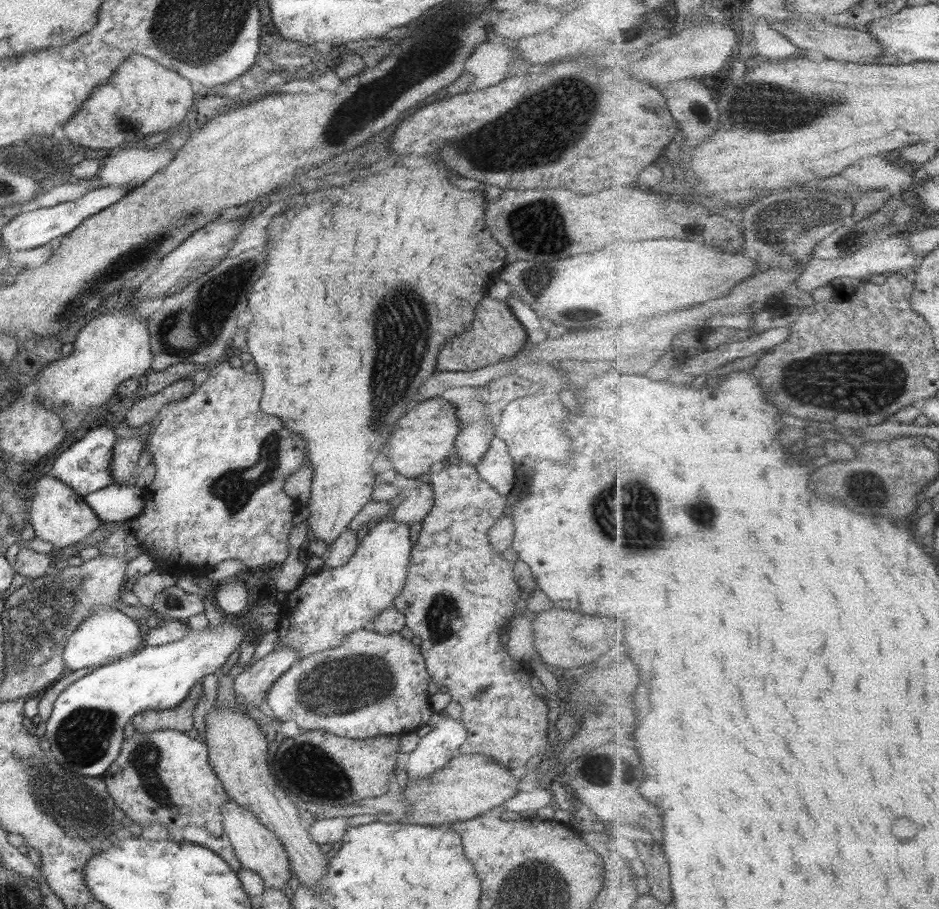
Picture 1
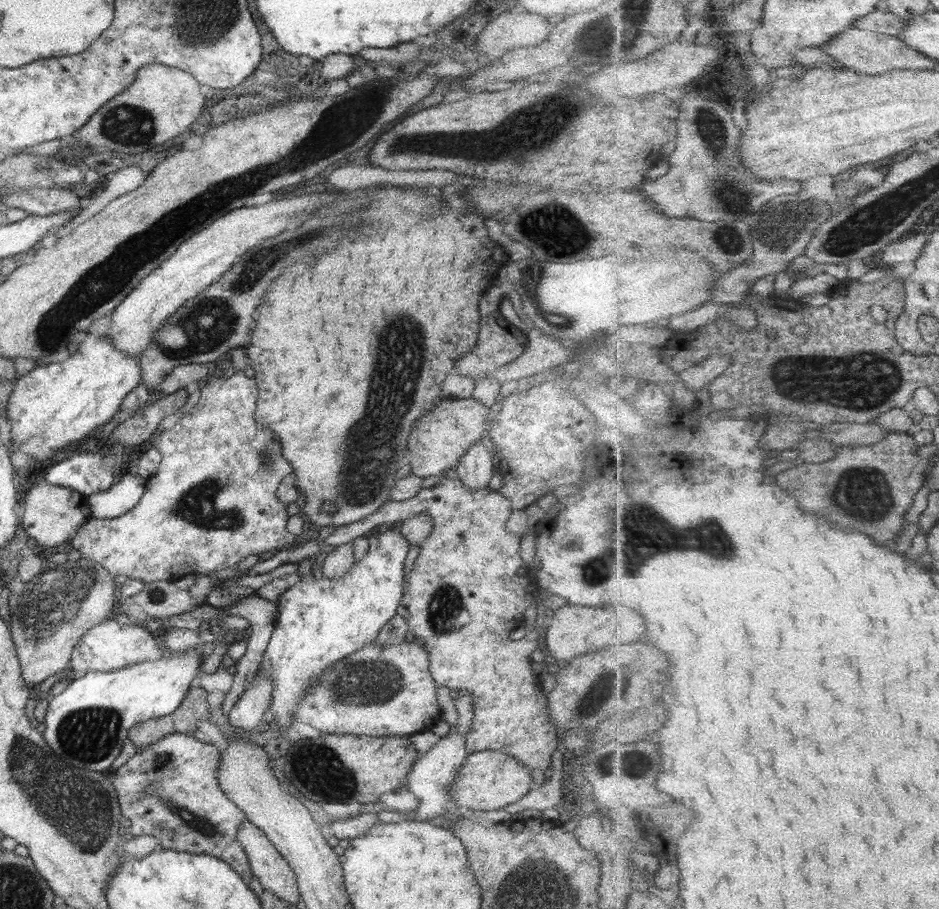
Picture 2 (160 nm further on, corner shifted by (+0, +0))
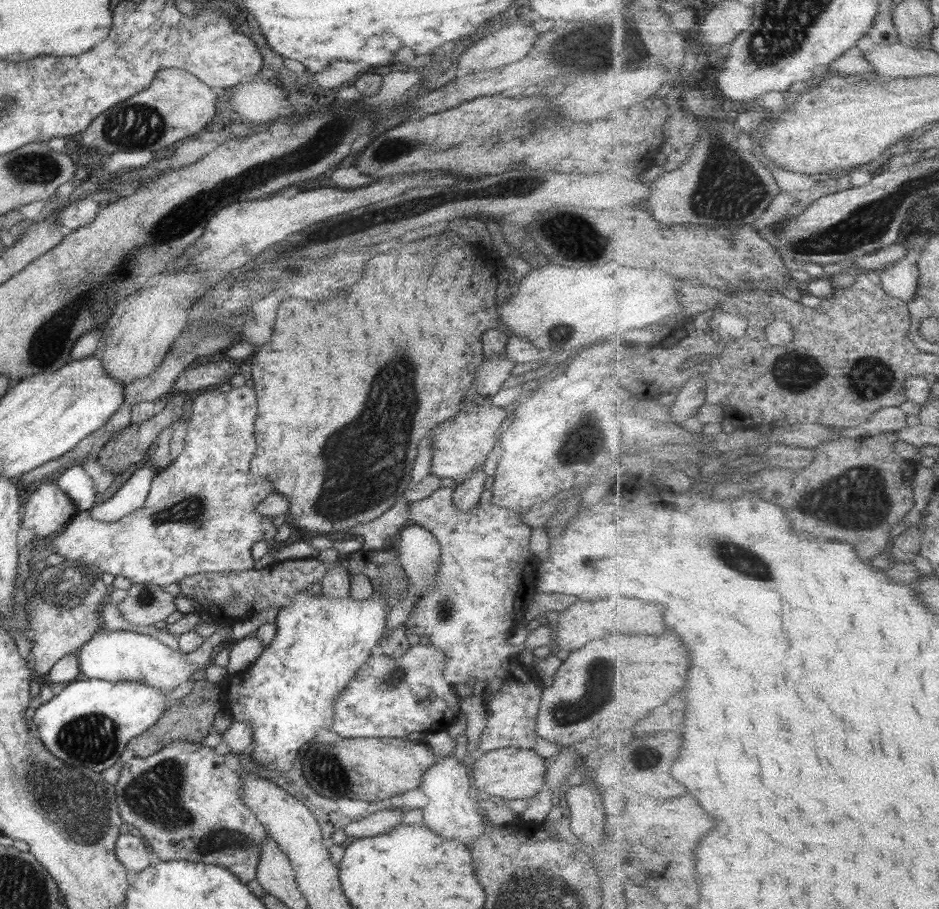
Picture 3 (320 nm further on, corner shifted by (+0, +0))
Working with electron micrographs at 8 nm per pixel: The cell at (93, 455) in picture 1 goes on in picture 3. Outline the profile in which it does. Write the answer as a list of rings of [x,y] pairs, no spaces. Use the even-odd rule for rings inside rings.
[[[81,465],[71,466],[61,476],[54,478],[56,488],[65,493],[69,501],[75,505],[77,513],[89,511],[94,504],[95,490],[93,482],[87,476]]]

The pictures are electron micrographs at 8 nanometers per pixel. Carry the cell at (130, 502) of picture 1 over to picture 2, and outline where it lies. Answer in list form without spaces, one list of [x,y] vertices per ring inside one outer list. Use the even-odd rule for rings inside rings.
[[[124,474],[108,490],[91,494],[91,497],[86,498],[90,517],[103,520],[125,515],[141,499],[146,480],[137,474]]]

